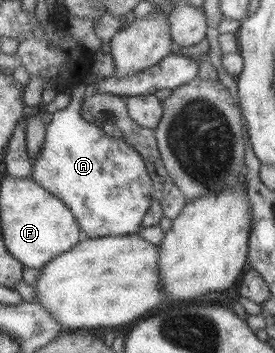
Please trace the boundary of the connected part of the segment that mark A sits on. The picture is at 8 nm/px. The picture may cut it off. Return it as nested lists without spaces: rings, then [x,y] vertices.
[[[84,84],[71,88],[68,90],[70,95],[68,105],[63,109],[56,110],[55,116],[46,125],[46,136],[41,153],[32,161],[31,179],[67,206],[78,223],[81,240],[135,234],[146,209],[150,206],[153,190],[143,160],[125,140],[109,138],[109,136],[105,136],[102,128],[97,128],[94,123],[91,124],[81,118],[79,114],[81,99],[83,96],[93,93],[94,89]]]

